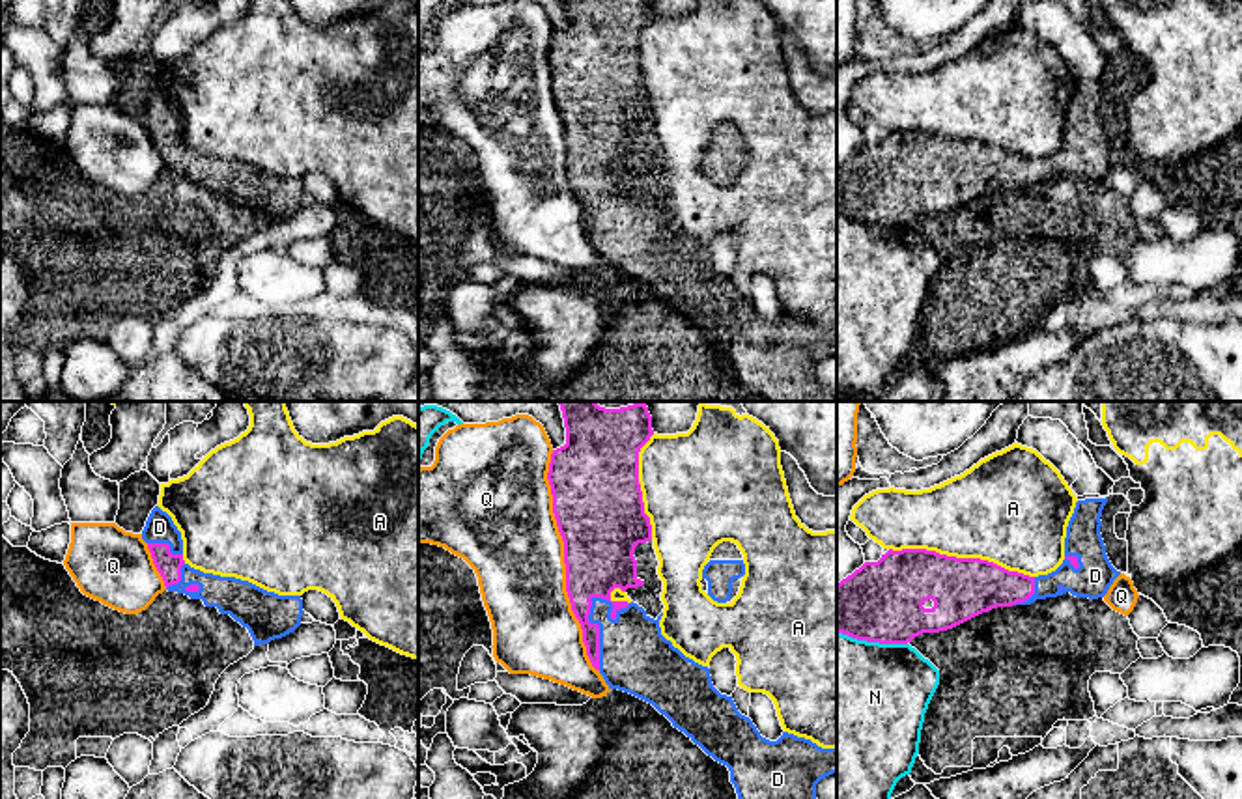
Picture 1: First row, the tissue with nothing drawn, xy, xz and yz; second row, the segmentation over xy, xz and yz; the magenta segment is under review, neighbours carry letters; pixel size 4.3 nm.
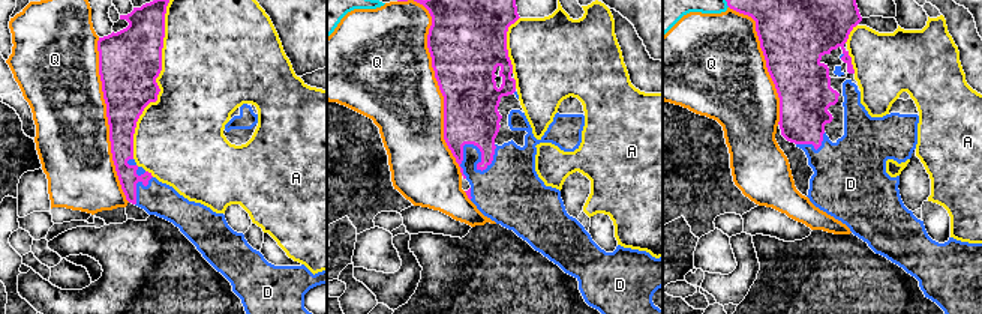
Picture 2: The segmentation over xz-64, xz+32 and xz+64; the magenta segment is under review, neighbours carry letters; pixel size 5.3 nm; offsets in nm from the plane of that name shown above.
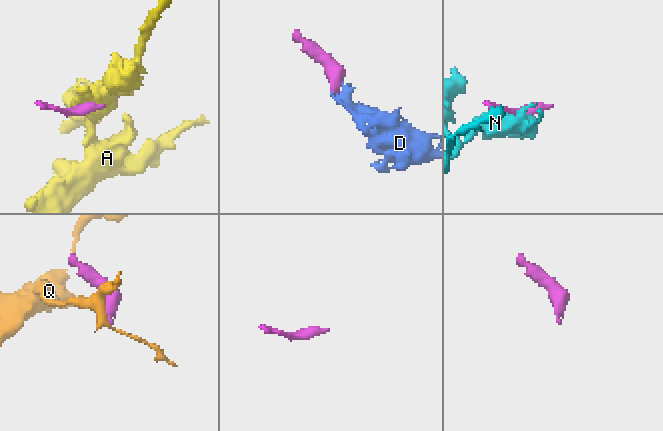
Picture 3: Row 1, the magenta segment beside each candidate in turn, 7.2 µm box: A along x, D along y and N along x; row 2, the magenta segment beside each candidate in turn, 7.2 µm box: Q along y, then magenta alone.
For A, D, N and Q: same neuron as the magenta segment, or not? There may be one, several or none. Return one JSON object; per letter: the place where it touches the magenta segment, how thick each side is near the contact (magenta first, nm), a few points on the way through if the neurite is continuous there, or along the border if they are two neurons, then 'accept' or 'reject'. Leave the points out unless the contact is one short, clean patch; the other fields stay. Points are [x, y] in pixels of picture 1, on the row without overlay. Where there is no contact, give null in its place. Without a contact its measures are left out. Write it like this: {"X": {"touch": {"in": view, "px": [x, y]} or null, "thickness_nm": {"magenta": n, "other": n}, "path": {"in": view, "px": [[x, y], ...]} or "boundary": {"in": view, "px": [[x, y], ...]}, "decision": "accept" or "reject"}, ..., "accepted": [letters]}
{"A": {"touch": {"in": "yz", "px": [962, 140]}, "thickness_nm": {"magenta": 260, "other": 420}, "decision": "reject"}, "D": {"touch": {"in": "xz", "px": [598, 213]}, "thickness_nm": {"magenta": 200, "other": 300}, "decision": "accept"}, "N": {"touch": {"in": "yz", "px": [873, 223]}, "thickness_nm": {"magenta": 360, "other": 500}, "decision": "reject"}, "Q": {"touch": {"in": "xz", "px": [564, 142]}, "thickness_nm": {"magenta": 380, "other": 420}, "decision": "reject"}, "accepted": ["D"]}

